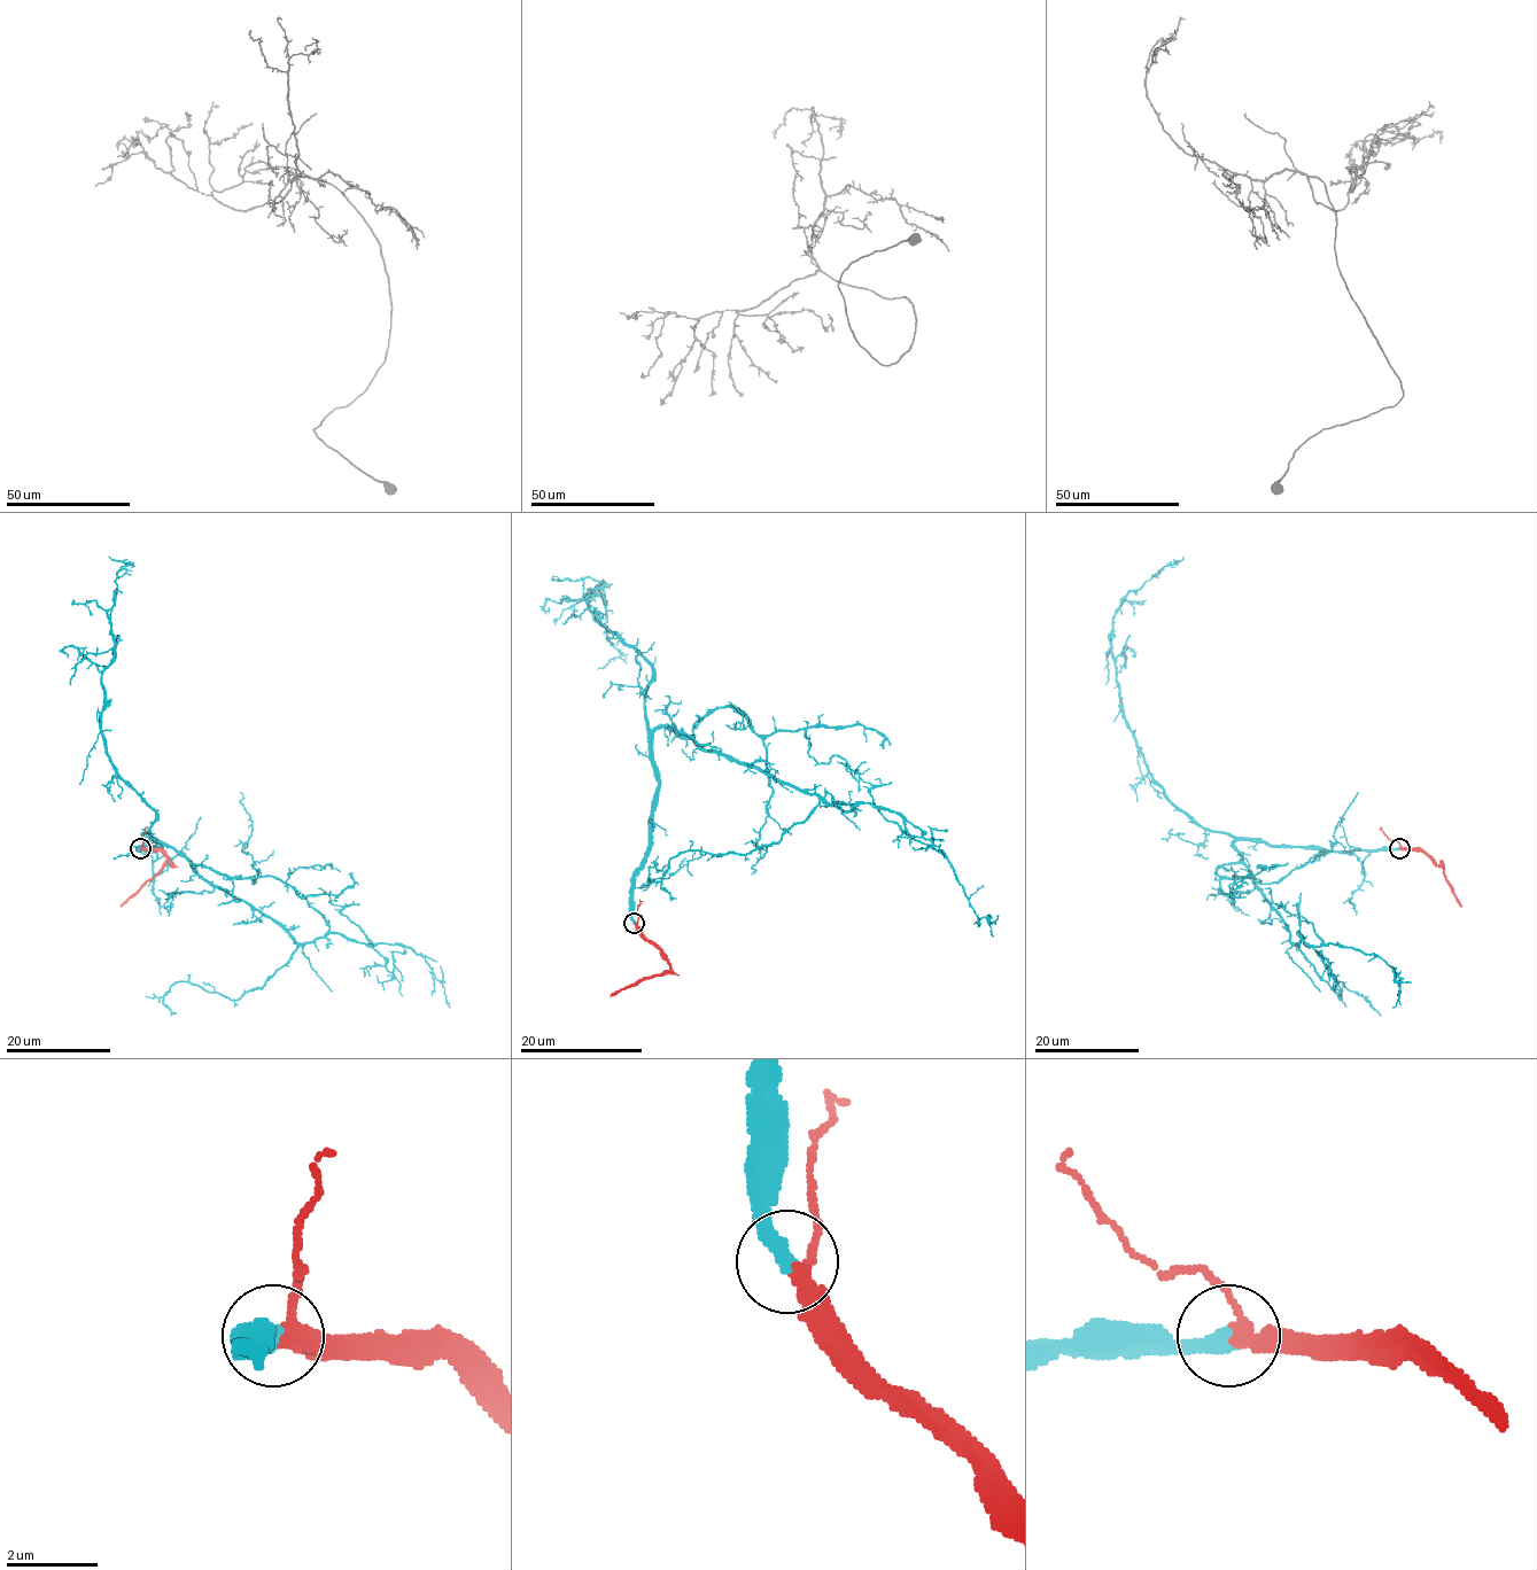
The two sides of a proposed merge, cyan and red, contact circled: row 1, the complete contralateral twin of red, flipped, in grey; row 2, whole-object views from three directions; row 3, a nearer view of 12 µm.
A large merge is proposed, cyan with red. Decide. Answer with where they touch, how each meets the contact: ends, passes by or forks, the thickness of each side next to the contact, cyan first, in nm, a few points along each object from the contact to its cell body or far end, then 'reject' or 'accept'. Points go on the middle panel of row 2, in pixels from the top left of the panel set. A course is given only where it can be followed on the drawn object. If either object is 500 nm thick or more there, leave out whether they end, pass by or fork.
at (634, 923); cyan ends there; red passes by; 380 nm thick on the cyan side, 240 nm on the other; cyan runs (635, 923), (631, 873), (659, 777), (651, 736), (668, 727), (845, 811), (897, 813), (978, 917), (996, 915); red runs (635, 923), (669, 970), (645, 977), (610, 996); accept

